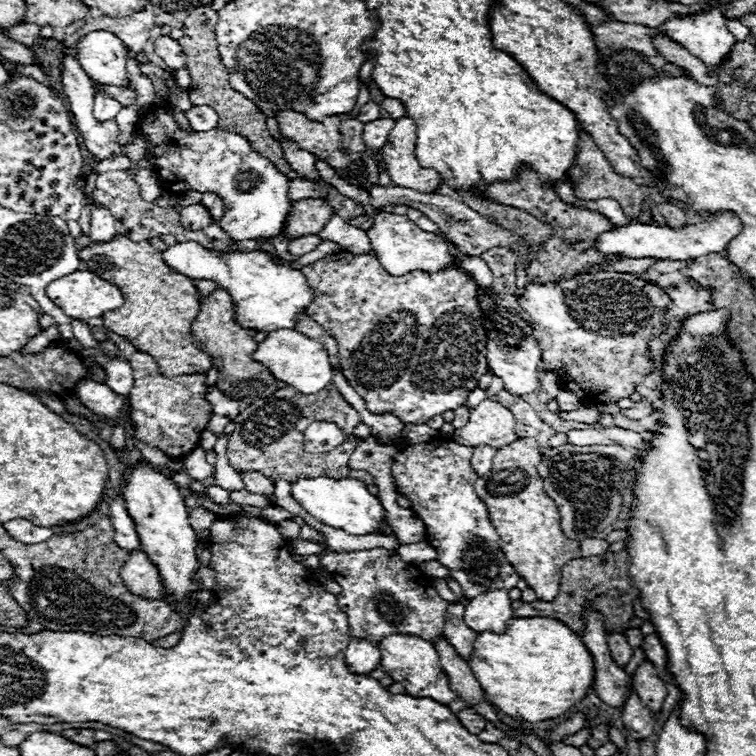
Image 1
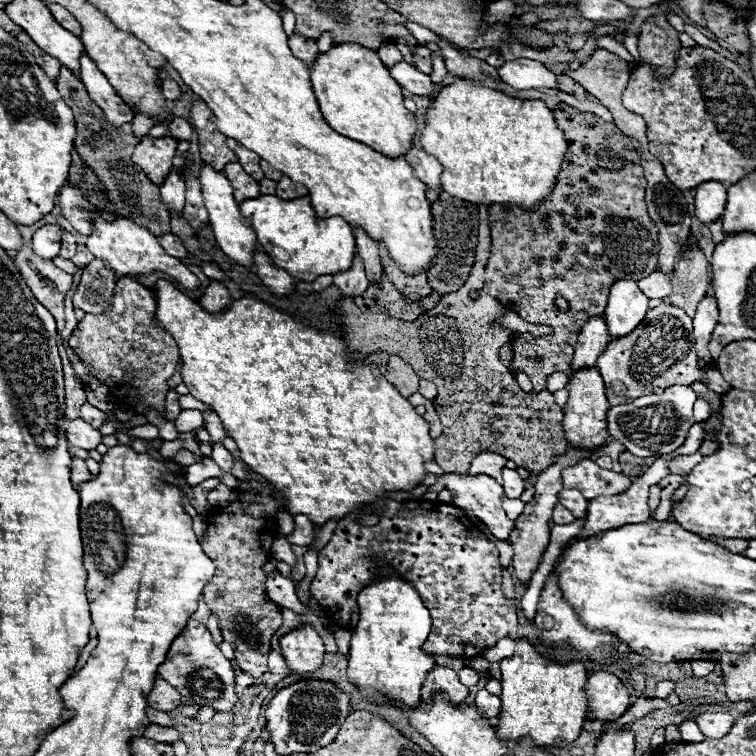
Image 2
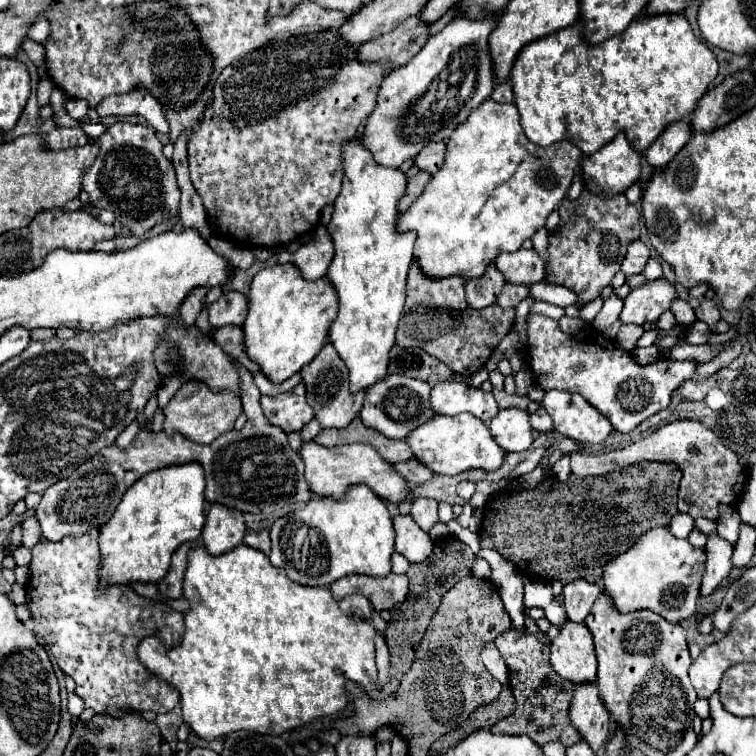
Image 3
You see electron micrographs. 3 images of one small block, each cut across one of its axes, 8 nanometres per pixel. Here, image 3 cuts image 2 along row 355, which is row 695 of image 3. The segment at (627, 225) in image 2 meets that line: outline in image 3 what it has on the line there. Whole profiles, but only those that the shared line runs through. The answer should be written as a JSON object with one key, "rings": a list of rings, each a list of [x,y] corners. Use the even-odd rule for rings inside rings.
{"rings":[[[510,628],[494,640],[496,648],[500,650],[508,666],[508,674],[510,674],[508,686],[518,706],[516,706],[514,716],[500,720],[490,730],[494,734],[526,734],[540,746],[546,742],[562,742],[564,746],[572,746],[582,740],[580,732],[572,726],[570,716],[568,716],[568,708],[570,708],[576,684],[556,676],[556,672],[550,666],[550,652],[548,652],[550,638],[548,634],[542,634],[542,636],[544,638],[538,638],[536,634],[530,634],[528,630]]]}

